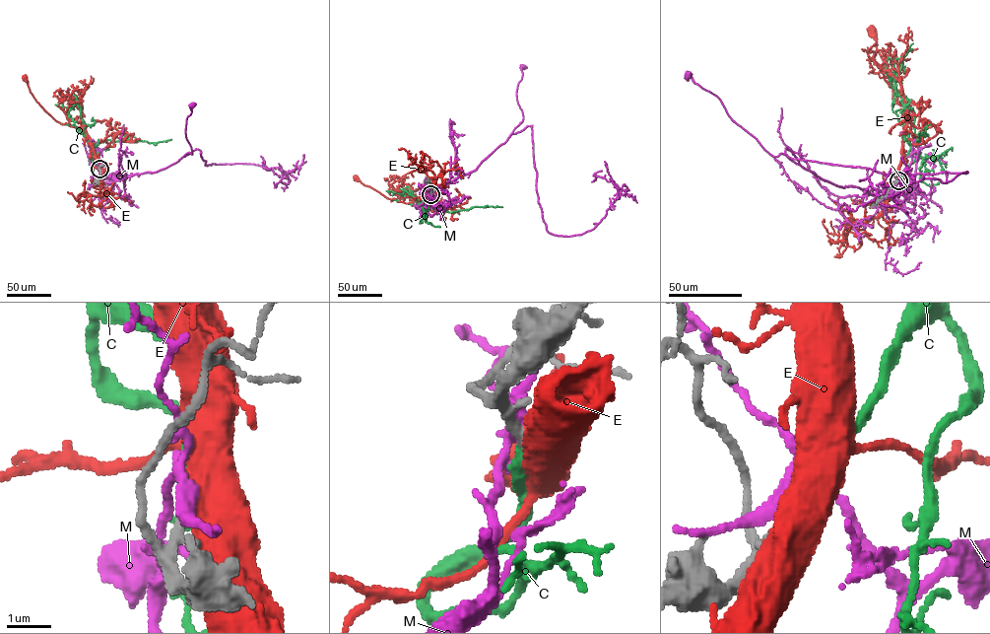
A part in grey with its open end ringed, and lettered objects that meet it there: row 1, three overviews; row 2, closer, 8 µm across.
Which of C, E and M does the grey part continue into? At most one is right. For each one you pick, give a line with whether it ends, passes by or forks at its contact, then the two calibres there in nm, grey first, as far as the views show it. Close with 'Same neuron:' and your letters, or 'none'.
C: it ends | 240/280 nm
Same neuron: C

